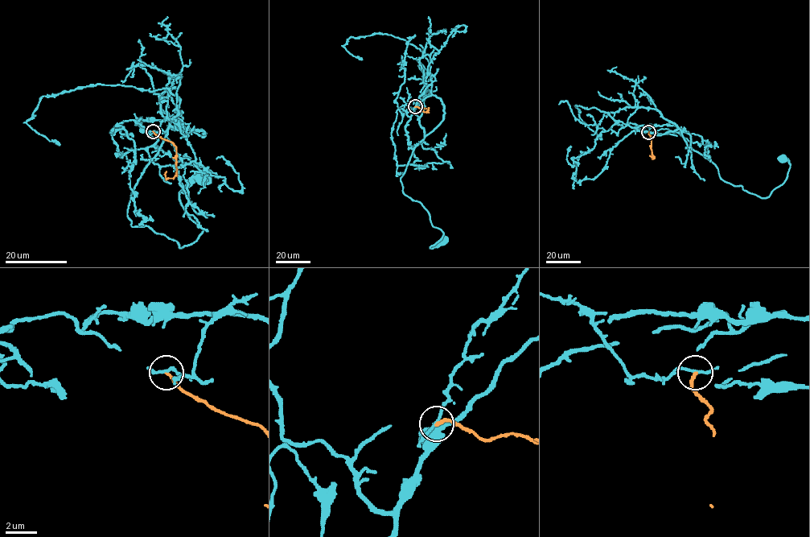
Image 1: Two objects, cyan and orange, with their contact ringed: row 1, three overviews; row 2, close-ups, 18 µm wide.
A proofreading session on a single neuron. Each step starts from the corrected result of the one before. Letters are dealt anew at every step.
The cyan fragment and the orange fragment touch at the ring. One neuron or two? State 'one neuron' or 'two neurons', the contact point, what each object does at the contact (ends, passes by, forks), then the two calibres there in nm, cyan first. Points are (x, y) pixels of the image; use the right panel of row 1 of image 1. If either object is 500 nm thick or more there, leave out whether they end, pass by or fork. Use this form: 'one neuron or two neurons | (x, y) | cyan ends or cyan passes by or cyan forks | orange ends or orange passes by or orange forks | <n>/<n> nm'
two neurons | (648, 132) | cyan passes by | orange ends | 140/200 nm

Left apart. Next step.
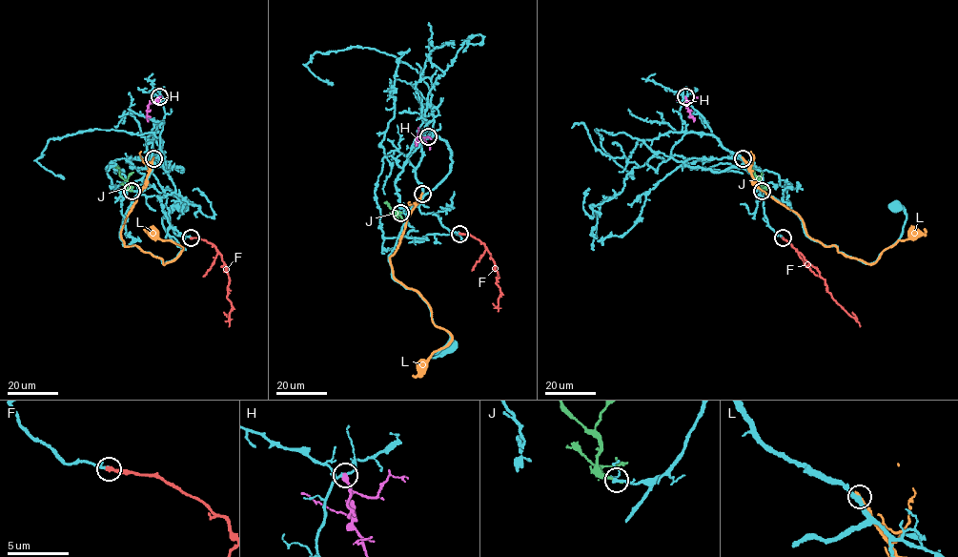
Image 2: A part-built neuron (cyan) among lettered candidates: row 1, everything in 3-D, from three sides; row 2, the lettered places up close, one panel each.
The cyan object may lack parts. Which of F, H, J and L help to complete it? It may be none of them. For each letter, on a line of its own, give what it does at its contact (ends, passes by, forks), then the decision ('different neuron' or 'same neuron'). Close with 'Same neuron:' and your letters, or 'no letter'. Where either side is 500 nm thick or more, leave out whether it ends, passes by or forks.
F: it ends there; same neuron
H: it ends there; different neuron
J: it ends there; different neuron
L: it ends there; different neuron
Same neuron: F

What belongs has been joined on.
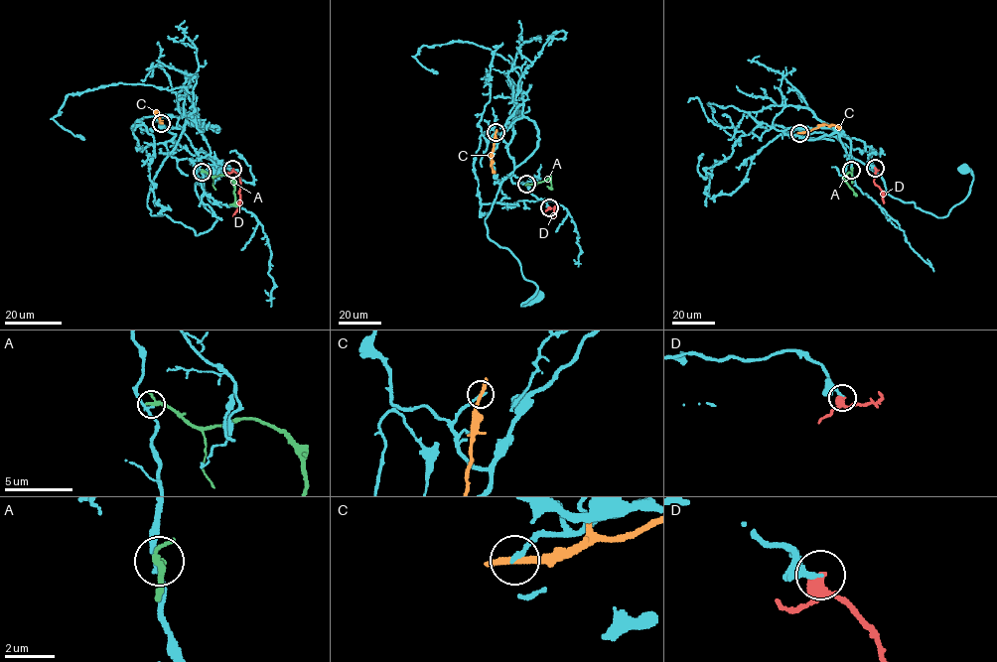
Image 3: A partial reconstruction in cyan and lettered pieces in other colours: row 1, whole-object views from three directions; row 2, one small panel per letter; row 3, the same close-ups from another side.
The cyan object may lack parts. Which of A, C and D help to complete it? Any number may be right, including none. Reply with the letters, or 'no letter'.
D

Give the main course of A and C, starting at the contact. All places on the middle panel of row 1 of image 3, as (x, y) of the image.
A: (526, 185), (550, 179), (551, 188), (547, 186)
C: (496, 132), (491, 166), (495, 173)

